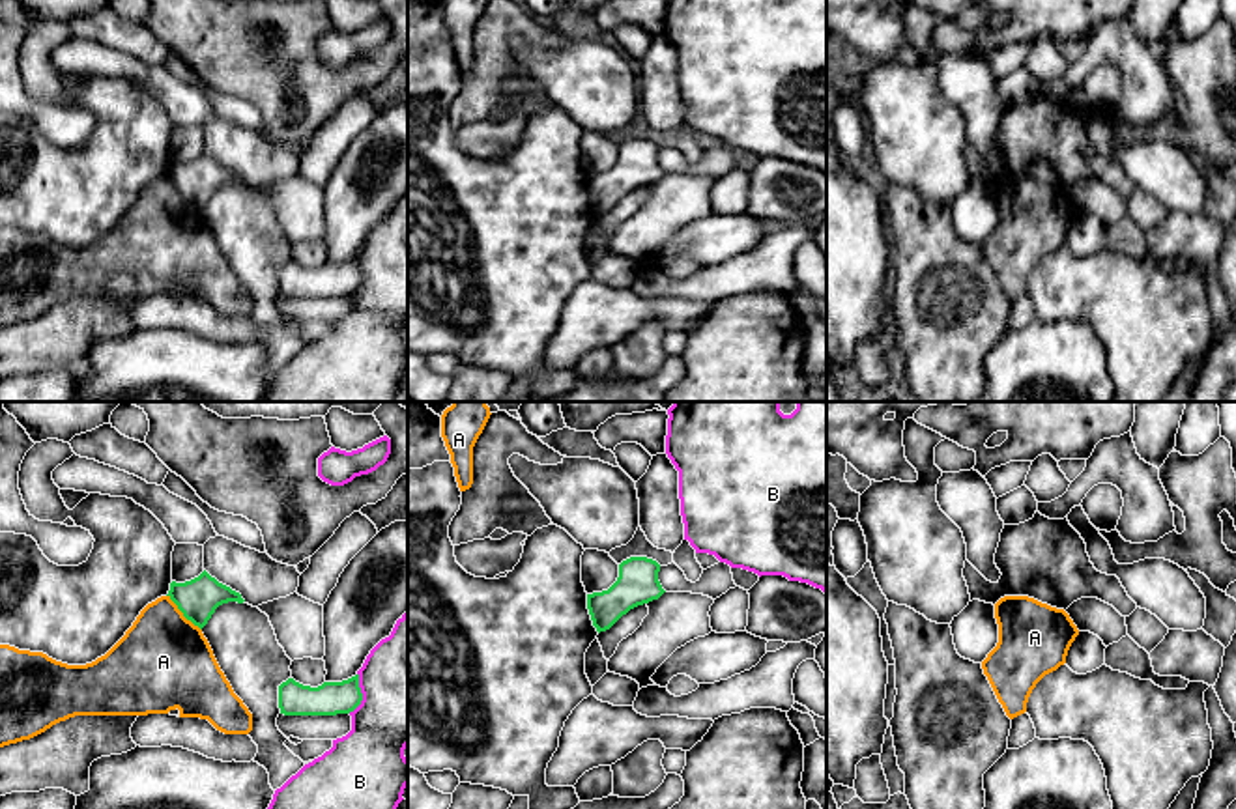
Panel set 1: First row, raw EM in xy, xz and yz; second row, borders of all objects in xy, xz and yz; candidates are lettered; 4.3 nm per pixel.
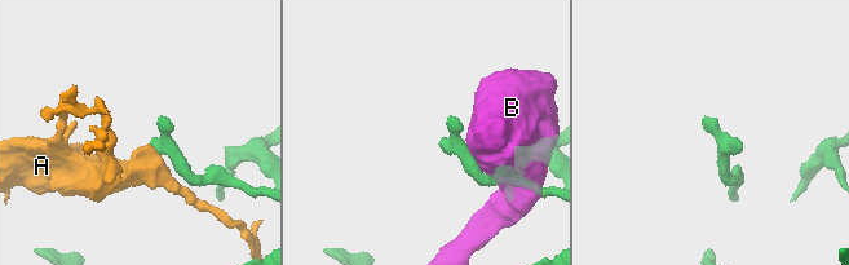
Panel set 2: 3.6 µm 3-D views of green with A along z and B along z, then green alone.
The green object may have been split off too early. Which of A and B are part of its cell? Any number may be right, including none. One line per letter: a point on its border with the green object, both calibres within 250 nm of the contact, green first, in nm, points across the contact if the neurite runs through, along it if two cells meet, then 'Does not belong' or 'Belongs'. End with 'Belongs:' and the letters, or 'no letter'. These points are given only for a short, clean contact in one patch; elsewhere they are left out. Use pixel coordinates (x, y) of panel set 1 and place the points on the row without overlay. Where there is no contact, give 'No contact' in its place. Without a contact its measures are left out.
A: Touches green at xy (182, 193). Thickness 170 nm (green) against 420 nm. Boundary: xy (167, 176), (201, 212). Does not belong
B: Touches green at xy (361, 275). Thickness 140 nm (green) against 400 nm. Does not belong
Belongs: no letter

